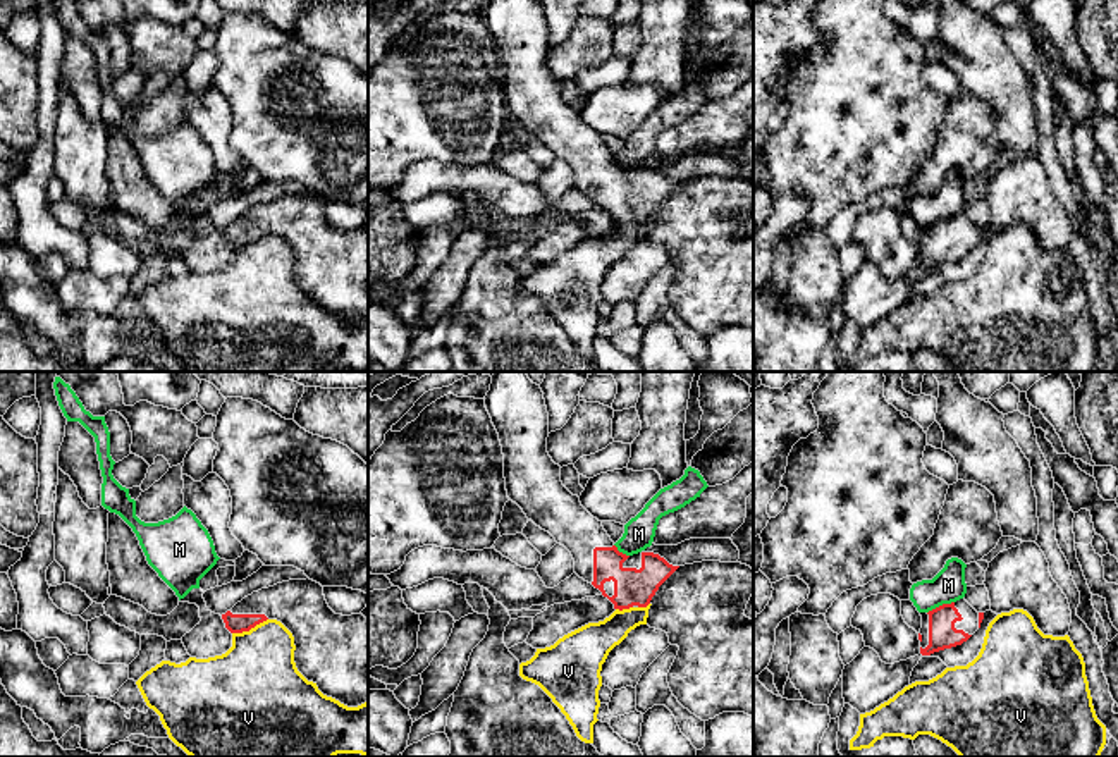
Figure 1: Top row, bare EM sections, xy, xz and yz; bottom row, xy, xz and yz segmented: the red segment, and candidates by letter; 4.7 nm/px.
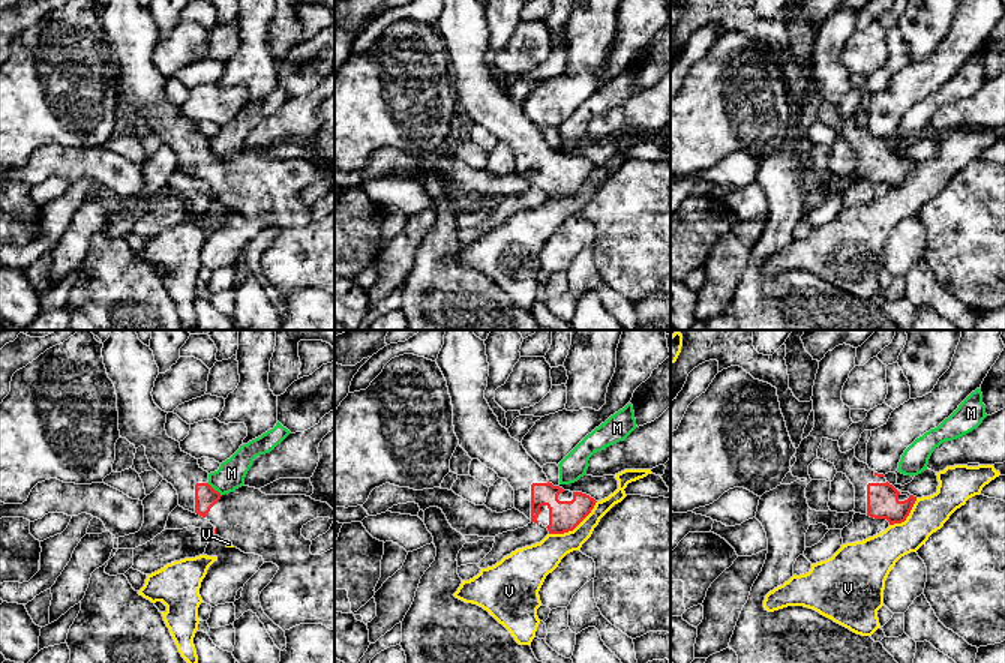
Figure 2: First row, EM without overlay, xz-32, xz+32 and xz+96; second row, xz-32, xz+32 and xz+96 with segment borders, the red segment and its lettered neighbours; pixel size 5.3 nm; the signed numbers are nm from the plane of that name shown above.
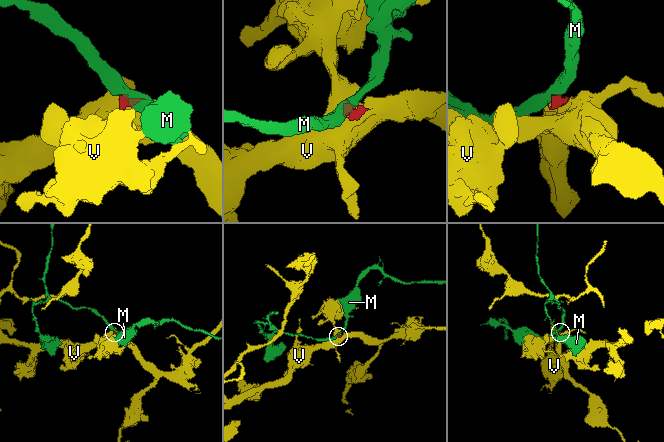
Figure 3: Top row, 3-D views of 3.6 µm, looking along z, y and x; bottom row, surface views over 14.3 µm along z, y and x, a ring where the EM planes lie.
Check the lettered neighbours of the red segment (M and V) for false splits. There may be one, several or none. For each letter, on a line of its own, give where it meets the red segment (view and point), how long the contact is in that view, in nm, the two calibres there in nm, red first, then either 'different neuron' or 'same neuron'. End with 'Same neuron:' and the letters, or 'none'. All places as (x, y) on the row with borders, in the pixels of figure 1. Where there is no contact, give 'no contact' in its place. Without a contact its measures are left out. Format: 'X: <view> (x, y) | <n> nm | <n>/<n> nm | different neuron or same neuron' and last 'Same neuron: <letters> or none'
M: yz (939, 606) | 140 nm | 130/160 nm | different neuron
V: xy (250, 628) | 180 nm | 100/400 nm | different neuron
Same neuron: none

